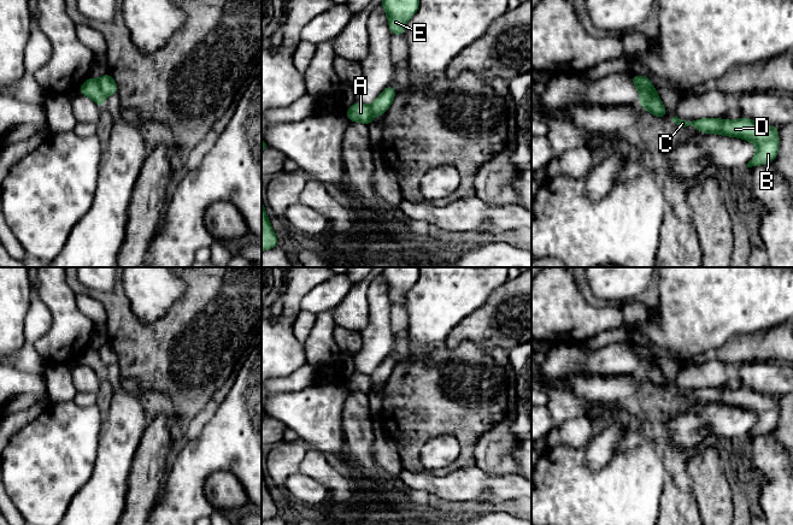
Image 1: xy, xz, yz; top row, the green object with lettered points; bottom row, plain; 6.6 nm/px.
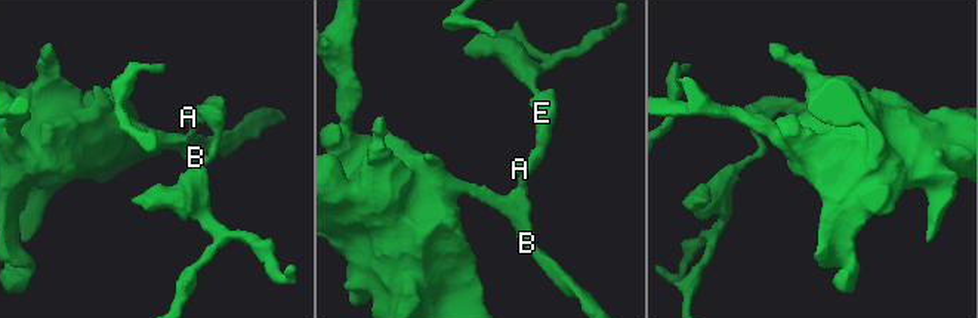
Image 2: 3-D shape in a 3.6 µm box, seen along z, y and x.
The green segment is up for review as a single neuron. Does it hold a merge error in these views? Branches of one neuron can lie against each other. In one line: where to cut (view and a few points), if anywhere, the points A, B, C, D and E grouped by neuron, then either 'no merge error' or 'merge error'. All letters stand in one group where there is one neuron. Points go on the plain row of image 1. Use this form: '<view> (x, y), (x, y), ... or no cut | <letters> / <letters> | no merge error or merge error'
xy (97, 351), (105, 365) | A B C D / E | merge error

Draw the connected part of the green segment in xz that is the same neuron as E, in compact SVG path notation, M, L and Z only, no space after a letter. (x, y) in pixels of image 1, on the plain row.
M384 267L381 276L388 285L392 305L403 306L406 291L419 277L419 267Z

